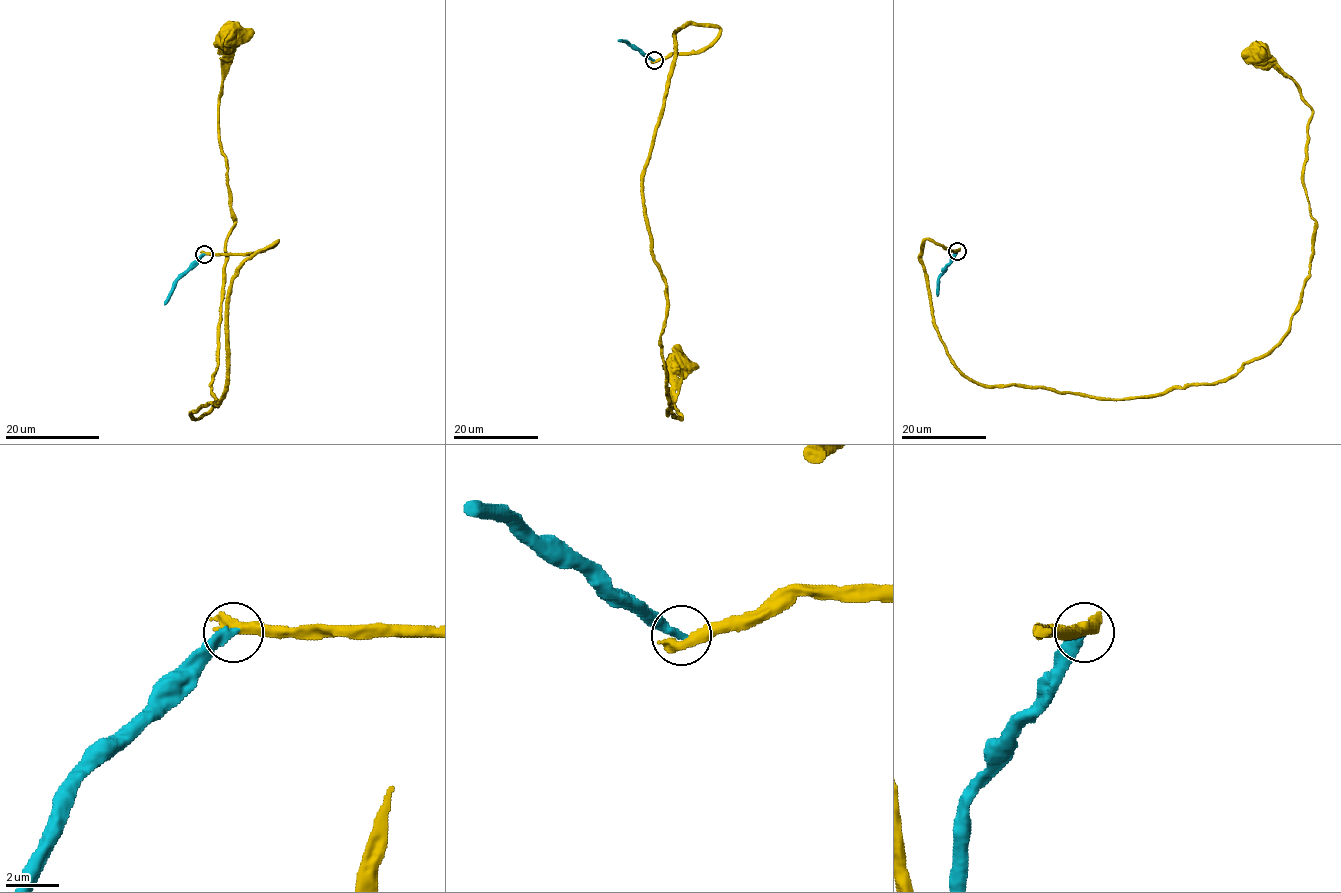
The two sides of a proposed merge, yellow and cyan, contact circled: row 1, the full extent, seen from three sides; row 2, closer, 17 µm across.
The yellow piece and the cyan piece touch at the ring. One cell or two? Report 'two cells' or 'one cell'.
two cells

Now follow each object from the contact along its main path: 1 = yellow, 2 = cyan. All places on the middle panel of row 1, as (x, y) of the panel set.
1: (654, 61), (700, 53), (719, 29), (675, 33), (642, 179), (681, 419), (667, 414), (677, 359)
2: (654, 61), (630, 43), (618, 39)

